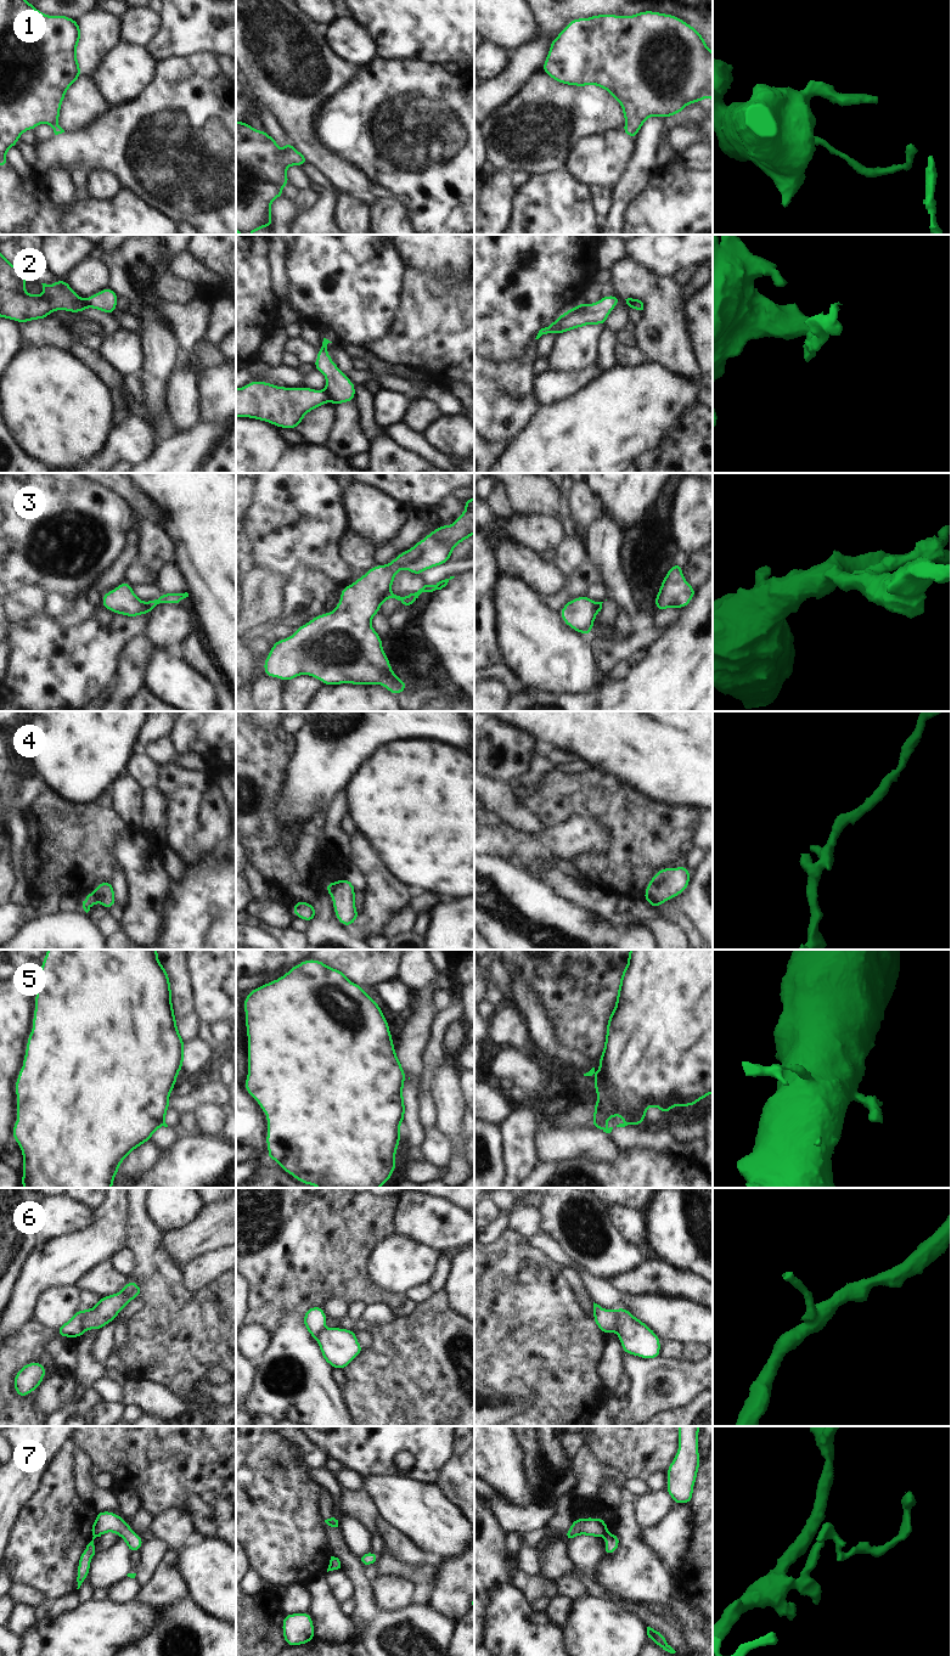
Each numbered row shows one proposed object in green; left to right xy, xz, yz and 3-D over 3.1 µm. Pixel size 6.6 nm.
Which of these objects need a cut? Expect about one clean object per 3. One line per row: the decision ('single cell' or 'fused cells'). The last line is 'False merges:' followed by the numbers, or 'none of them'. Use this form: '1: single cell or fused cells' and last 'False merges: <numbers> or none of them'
1: single cell
2: fused cells
3: fused cells
4: fused cells
5: fused cells
6: fused cells
7: fused cells
False merges: 2, 3, 4, 5, 6, 7

